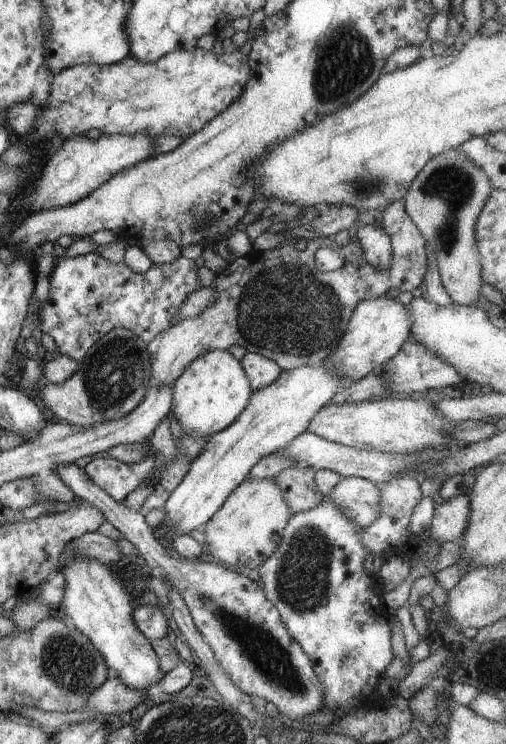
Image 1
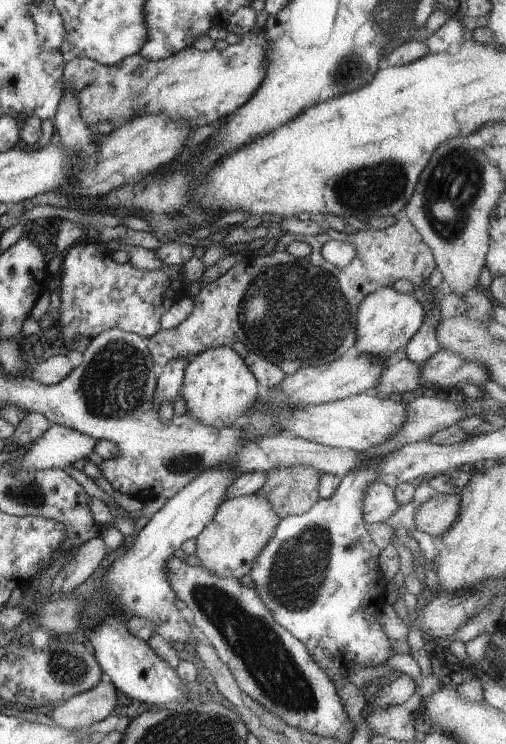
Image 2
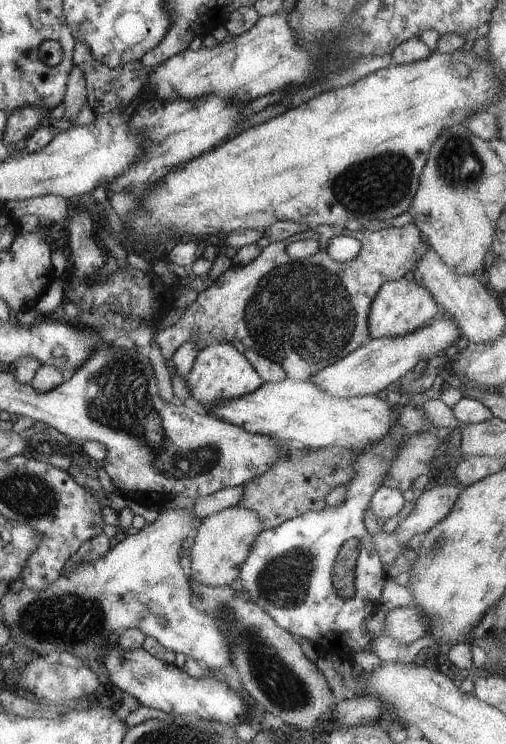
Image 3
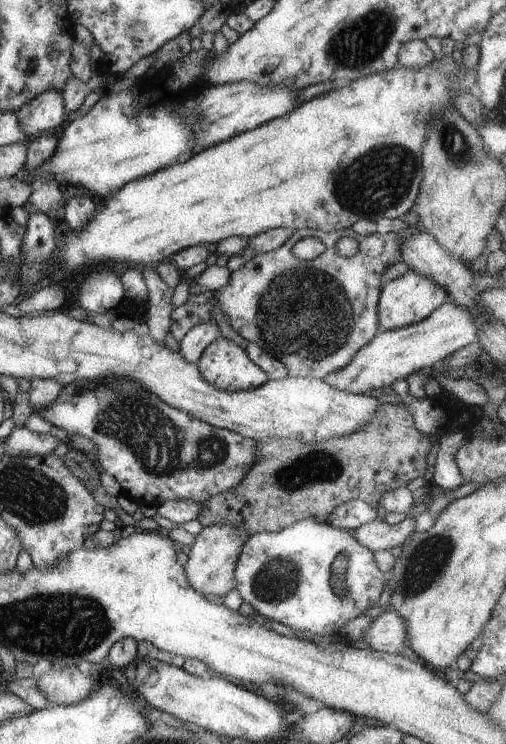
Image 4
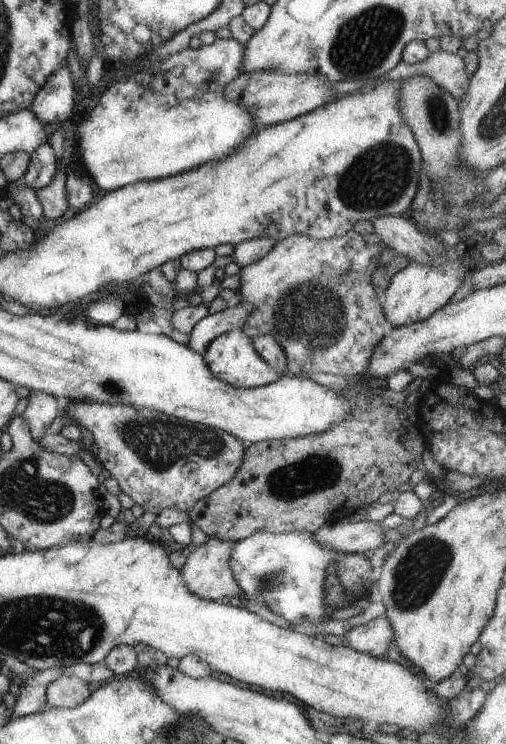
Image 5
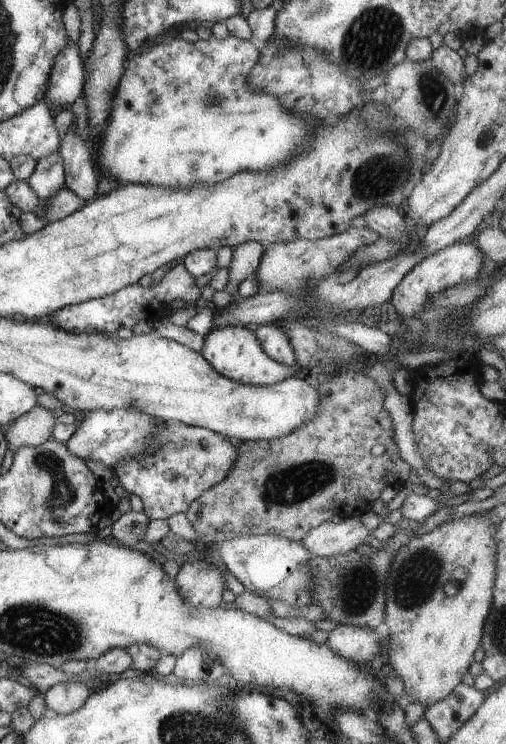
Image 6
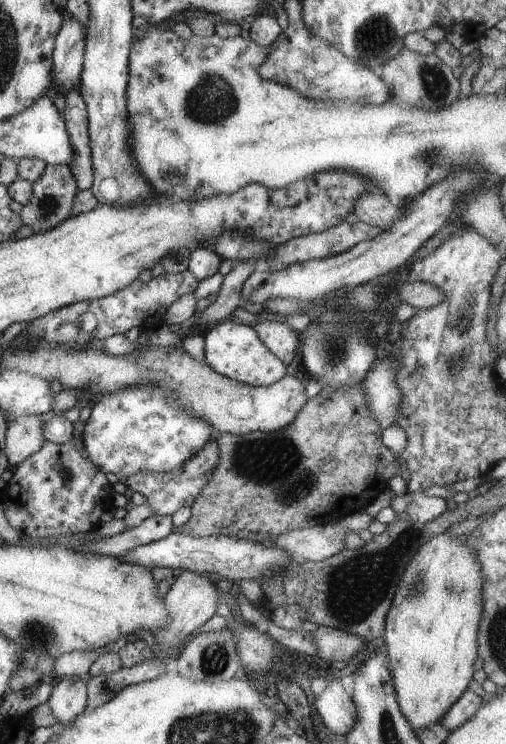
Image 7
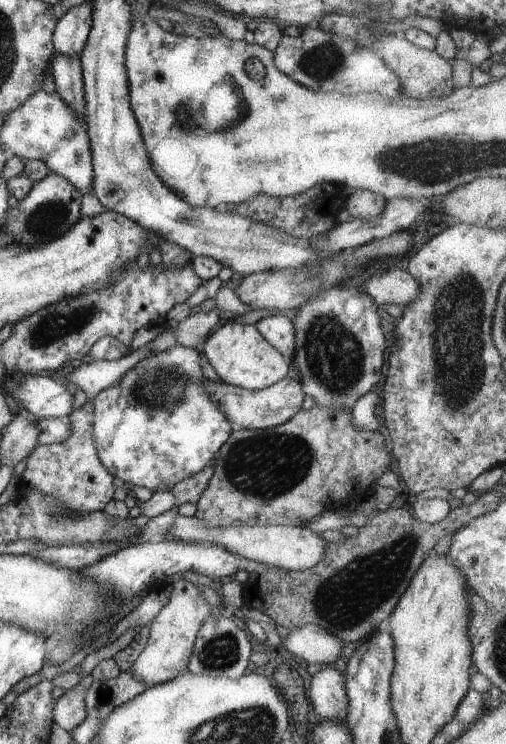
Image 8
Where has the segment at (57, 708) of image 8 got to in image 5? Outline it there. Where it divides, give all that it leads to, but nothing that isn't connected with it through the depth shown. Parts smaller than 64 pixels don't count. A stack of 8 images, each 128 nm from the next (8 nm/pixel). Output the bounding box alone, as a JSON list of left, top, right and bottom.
[45,675,90,708]

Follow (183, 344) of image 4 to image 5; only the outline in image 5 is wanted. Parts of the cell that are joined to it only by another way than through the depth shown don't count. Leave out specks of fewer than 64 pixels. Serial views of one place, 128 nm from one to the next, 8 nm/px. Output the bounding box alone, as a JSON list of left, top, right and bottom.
[188,303,253,356]

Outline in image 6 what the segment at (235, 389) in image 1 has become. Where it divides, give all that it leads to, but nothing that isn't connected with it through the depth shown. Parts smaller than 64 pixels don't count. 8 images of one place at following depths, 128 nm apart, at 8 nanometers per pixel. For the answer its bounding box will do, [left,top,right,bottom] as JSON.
[201,325,296,386]

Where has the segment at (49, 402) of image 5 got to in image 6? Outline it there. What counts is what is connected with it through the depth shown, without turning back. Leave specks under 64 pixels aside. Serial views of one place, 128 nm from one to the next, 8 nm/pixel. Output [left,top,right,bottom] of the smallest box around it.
[4,405,58,452]

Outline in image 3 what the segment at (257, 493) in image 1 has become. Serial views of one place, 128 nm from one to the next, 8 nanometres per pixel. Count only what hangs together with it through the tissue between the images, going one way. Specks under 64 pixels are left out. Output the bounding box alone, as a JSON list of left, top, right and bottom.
[190,506,264,586]

